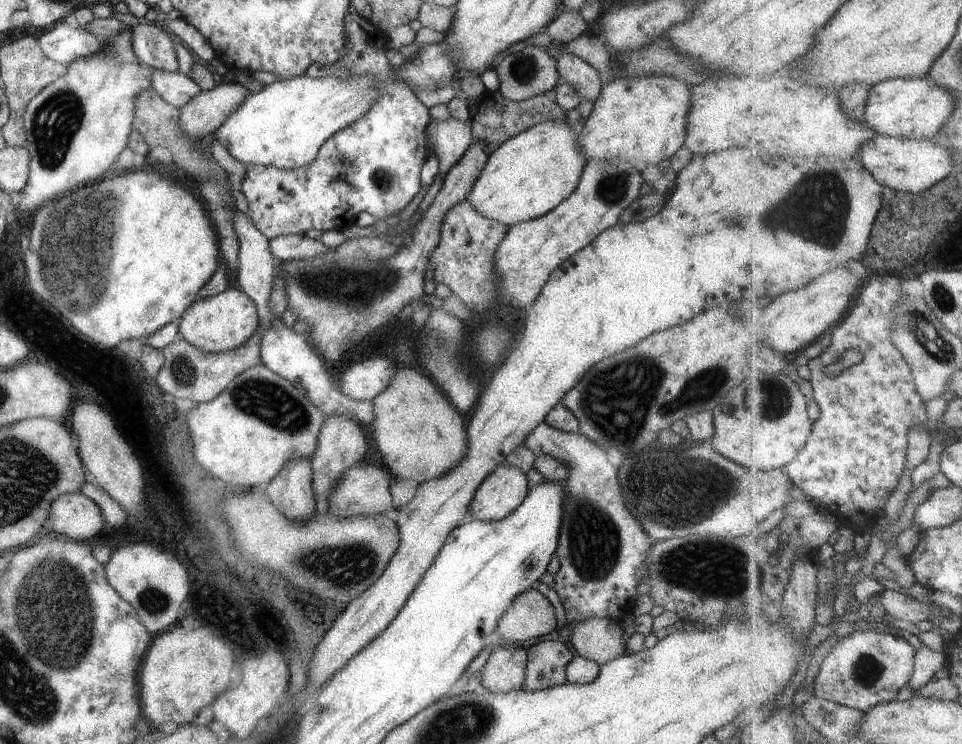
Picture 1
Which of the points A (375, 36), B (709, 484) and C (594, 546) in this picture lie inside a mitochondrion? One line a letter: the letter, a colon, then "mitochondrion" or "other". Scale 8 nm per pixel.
A: other
B: mitochondrion
C: mitochondrion

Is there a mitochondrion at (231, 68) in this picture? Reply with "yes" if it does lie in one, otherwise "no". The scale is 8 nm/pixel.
no

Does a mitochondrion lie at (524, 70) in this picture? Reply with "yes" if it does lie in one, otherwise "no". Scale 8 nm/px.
yes

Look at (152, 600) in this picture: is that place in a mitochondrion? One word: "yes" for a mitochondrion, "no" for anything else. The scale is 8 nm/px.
yes

